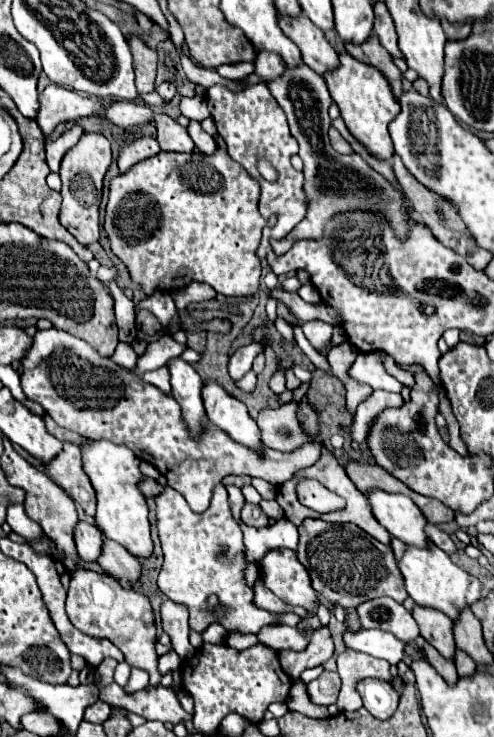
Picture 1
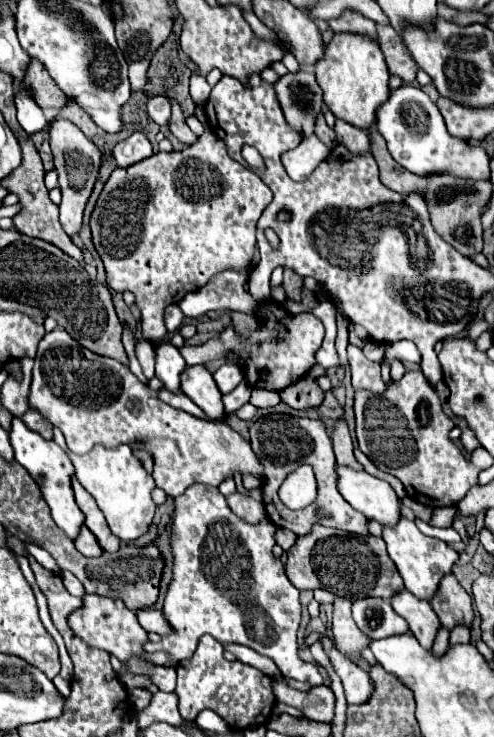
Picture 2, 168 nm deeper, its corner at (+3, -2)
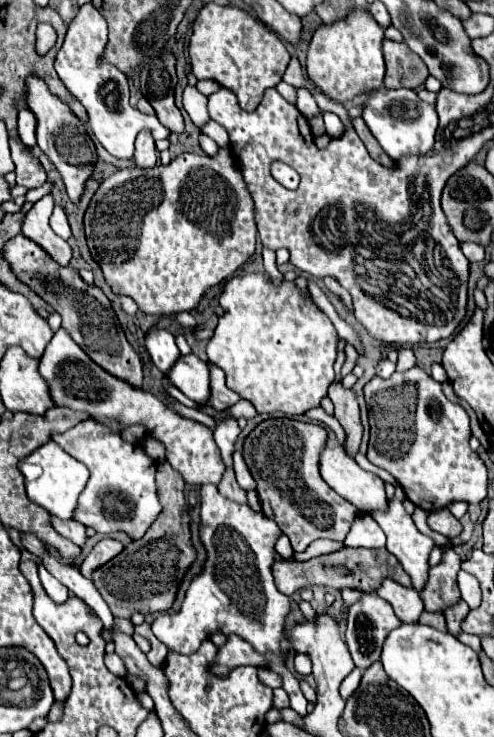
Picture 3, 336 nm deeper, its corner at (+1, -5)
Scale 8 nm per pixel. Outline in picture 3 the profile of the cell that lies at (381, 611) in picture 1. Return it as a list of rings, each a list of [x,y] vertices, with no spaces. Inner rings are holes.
[[[365,593],[357,603],[351,605],[349,609],[349,619],[347,619],[347,631],[345,631],[345,641],[349,647],[349,653],[355,661],[355,667],[359,667],[361,671],[367,669],[369,665],[373,665],[375,661],[379,661],[381,657],[381,647],[385,637],[389,635],[389,631],[393,627],[399,627],[399,617],[393,613],[391,605],[381,599],[377,593]]]

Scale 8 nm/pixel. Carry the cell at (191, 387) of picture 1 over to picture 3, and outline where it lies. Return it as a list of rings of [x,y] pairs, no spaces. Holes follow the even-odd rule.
[[[149,329],[149,333],[145,335],[145,347],[155,367],[159,367],[163,373],[171,369],[171,363],[175,363],[175,359],[179,359],[181,355],[175,345],[173,333],[167,329]]]

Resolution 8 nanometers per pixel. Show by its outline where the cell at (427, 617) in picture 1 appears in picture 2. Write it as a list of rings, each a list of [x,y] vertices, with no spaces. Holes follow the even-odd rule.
[[[401,590],[397,596],[393,596],[391,600],[393,610],[403,616],[409,624],[409,630],[415,634],[415,638],[419,640],[419,644],[427,650],[431,650],[437,632],[441,628],[441,622],[435,614],[435,610],[431,608],[429,602],[425,600],[417,600],[413,594]]]

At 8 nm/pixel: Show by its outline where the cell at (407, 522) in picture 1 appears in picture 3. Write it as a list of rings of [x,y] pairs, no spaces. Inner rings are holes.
[[[325,447],[319,471],[325,483],[353,503],[361,513],[387,507],[383,481],[377,475],[363,471],[343,447]]]

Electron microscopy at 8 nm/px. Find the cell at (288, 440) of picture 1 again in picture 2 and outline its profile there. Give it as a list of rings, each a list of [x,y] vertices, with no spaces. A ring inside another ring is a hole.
[[[269,414],[261,416],[253,426],[251,426],[251,446],[261,456],[265,464],[265,484],[263,484],[263,502],[267,516],[273,524],[287,528],[295,532],[297,536],[303,536],[309,532],[313,522],[319,522],[323,526],[333,526],[341,528],[351,534],[363,534],[369,536],[369,520],[351,508],[351,504],[341,496],[337,488],[337,462],[331,446],[331,438],[325,432],[325,424],[321,420],[311,420],[311,418],[297,418],[289,414]],[[303,462],[311,464],[315,470],[317,478],[317,502],[303,508],[303,510],[289,510],[277,496],[279,486],[287,478],[289,472],[299,468]]]

